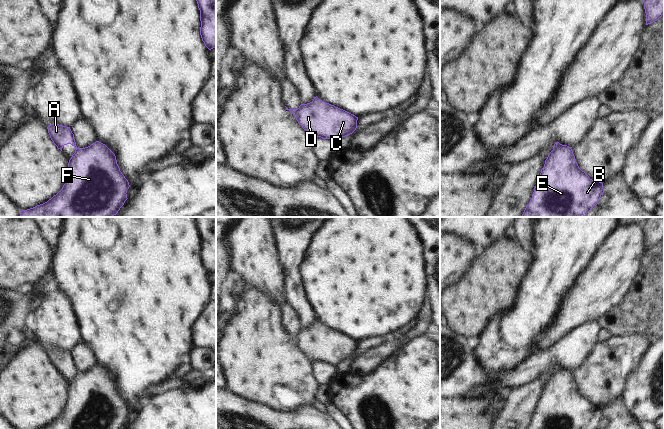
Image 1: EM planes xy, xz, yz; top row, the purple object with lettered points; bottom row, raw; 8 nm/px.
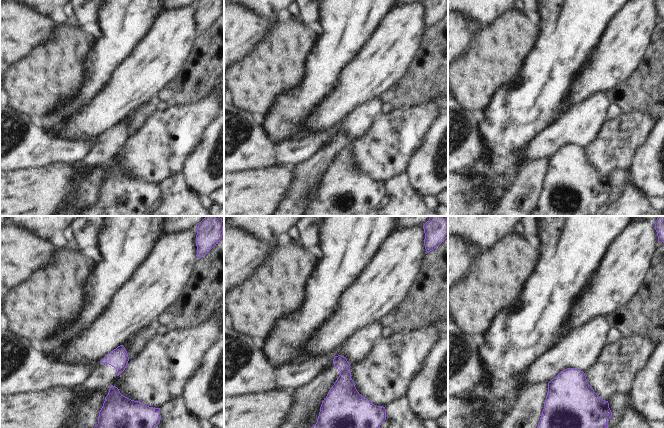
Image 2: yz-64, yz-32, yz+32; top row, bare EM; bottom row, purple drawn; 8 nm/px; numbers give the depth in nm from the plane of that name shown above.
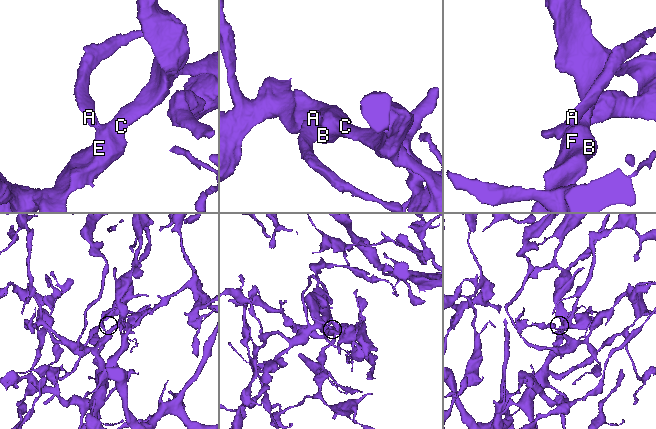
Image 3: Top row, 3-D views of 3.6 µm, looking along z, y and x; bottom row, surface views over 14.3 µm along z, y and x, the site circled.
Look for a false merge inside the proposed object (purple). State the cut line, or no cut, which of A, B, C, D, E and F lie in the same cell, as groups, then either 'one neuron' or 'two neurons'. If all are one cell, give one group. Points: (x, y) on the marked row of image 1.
cut in yz along (561, 144), (553, 149); A / B C D E F; two neurons

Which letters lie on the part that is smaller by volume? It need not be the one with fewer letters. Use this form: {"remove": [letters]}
{"remove": ["A"]}

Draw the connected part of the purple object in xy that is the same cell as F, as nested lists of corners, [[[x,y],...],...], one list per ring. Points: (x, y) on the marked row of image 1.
[[[96,141],[85,148],[77,148],[68,163],[68,175],[62,189],[47,202],[20,211],[19,217],[113,217],[124,205],[130,185],[120,171],[115,154],[103,143]]]

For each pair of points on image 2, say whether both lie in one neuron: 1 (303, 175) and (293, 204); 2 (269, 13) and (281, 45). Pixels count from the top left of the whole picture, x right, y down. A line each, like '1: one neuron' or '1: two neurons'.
1: one neuron
2: two neurons

